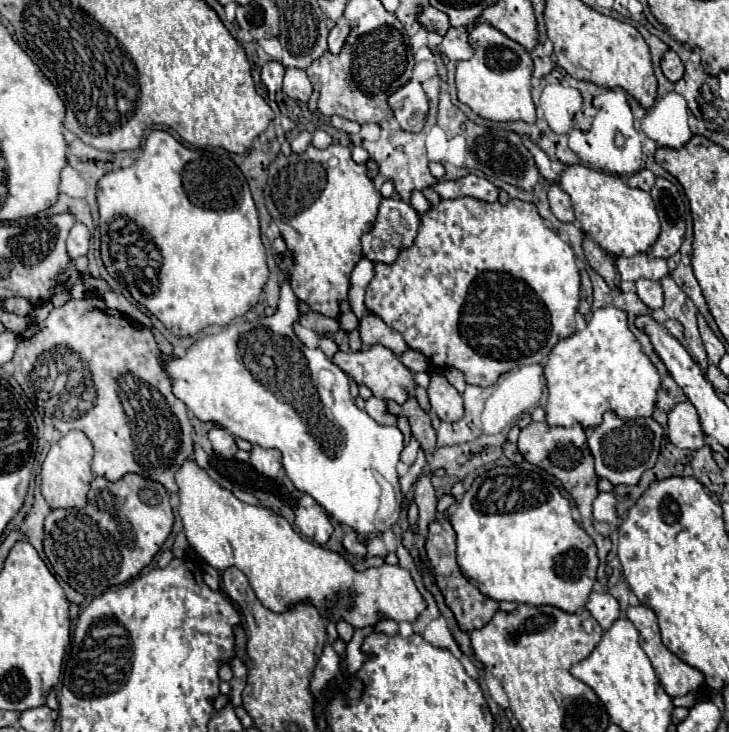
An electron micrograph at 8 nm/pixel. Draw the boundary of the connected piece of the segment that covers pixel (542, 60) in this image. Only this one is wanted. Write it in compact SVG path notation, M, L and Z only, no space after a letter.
M537 45L537 47L531 51L531 59L533 59L533 63L535 63L535 71L533 71L533 75L535 75L537 79L545 77L545 75L547 75L547 73L551 73L551 71L553 71L553 67L555 67L553 59L551 59L549 55L545 55L545 53L543 53L541 45Z

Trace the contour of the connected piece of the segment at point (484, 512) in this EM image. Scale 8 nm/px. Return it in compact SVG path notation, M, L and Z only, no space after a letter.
M517 463L493 467L475 477L451 517L451 525L457 533L457 565L483 595L495 601L553 605L569 613L579 613L585 609L597 581L597 547L573 519L571 503L555 485L555 477L531 463L527 469L525 467L527 465Z

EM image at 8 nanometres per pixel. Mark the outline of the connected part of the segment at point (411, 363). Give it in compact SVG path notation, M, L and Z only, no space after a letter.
M412 349L406 350L399 359L412 372L427 371L430 366L423 354Z

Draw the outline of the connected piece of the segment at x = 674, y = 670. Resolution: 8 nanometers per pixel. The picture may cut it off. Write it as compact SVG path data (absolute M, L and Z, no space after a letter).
M639 605L639 607L629 607L629 609L625 611L625 615L627 615L627 619L637 627L637 631L639 631L639 645L641 645L641 649L647 653L647 657L651 659L651 665L653 665L653 669L655 669L659 681L663 683L667 695L671 695L671 697L687 695L687 693L691 693L691 691L697 691L697 689L703 685L703 681L705 681L705 679L703 679L703 673L701 673L699 669L687 665L687 663L683 663L677 655L673 655L673 653L663 645L661 635L659 635L659 627L657 627L657 621L655 621L655 613L653 613L649 607L643 607L643 605Z

